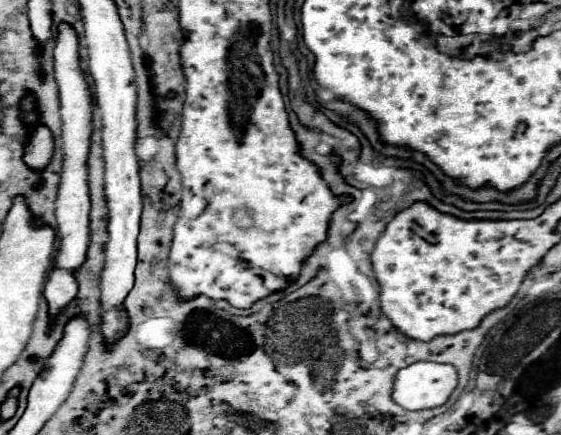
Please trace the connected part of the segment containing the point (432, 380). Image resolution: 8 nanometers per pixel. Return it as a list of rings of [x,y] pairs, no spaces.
[[[413,363],[403,373],[397,373],[393,399],[409,411],[431,409],[443,405],[455,387],[455,367],[439,363]]]

